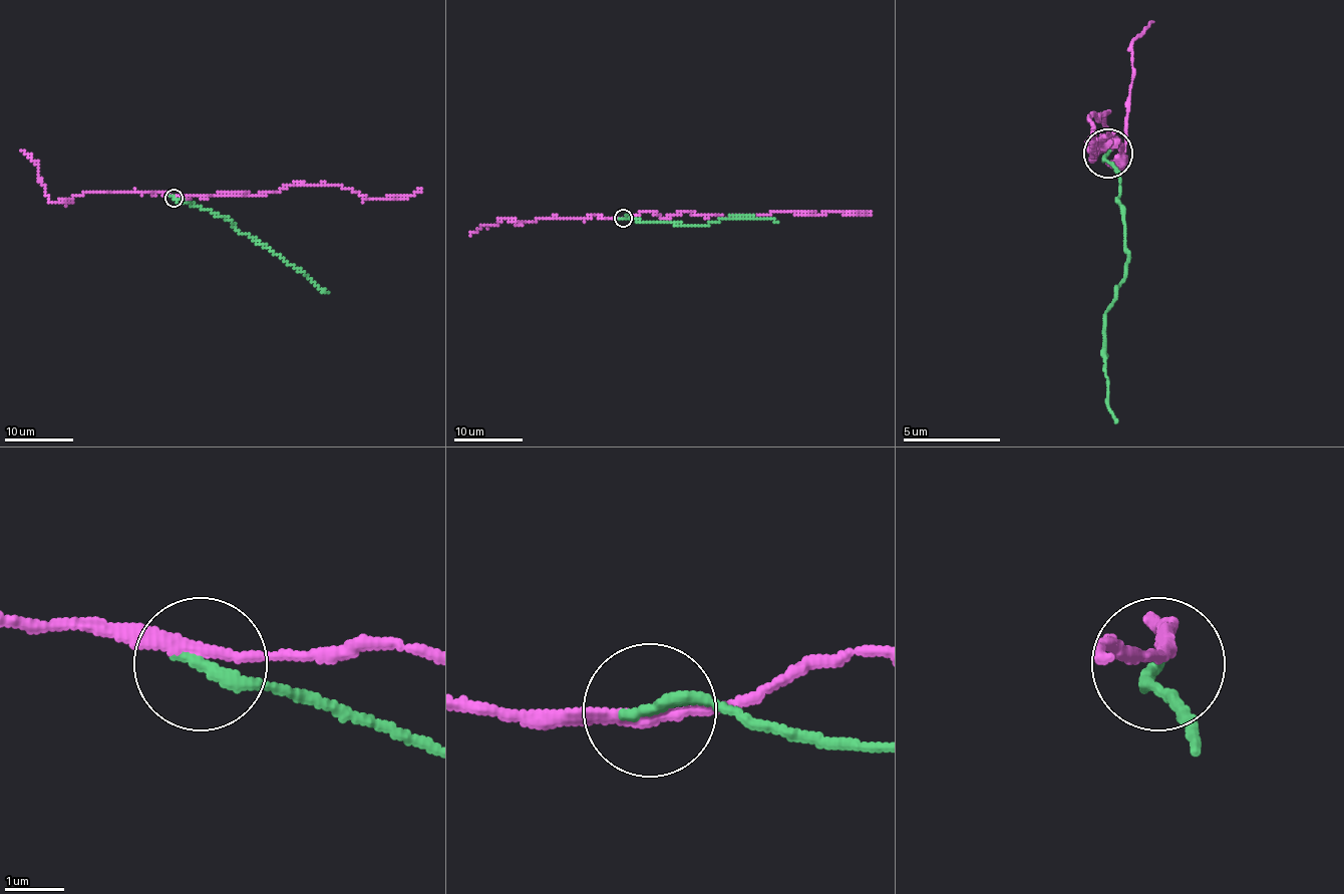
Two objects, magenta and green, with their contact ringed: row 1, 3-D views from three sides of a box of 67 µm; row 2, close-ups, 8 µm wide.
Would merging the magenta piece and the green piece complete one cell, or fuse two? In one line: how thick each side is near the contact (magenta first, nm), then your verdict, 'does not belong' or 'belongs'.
220/240 nm | does not belong

